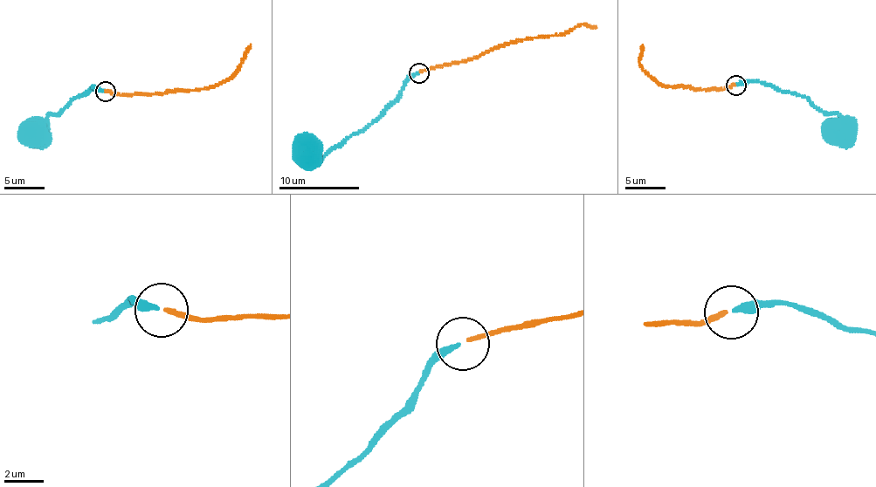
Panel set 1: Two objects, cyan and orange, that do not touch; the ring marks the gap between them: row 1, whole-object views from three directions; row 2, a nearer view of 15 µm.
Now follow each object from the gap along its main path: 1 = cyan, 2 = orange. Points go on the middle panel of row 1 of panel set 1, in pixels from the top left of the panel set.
1: (417, 72), (405, 83), (401, 95), (339, 145), (323, 155), (307, 147)
2: (420, 72), (465, 62), (511, 43), (562, 35), (577, 24), (596, 28)

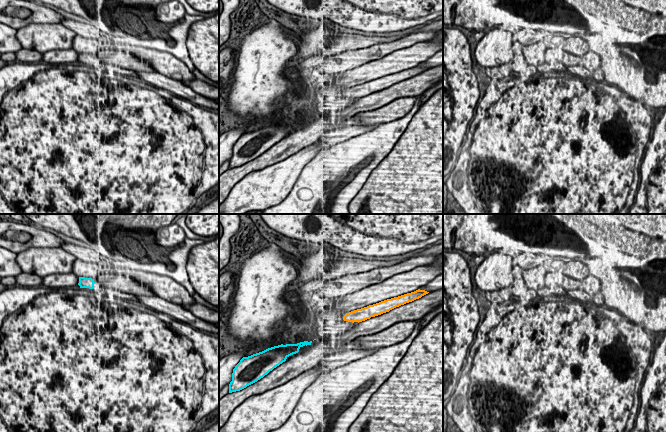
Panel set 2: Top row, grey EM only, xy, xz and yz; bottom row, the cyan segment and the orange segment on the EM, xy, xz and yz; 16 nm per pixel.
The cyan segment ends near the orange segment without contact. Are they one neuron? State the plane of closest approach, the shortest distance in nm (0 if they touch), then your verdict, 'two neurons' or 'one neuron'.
xz | 550 nm | two neurons

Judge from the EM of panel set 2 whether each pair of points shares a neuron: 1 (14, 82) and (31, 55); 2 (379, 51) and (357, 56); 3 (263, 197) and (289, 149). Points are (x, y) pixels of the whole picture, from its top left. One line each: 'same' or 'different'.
1: different
2: same
3: different

